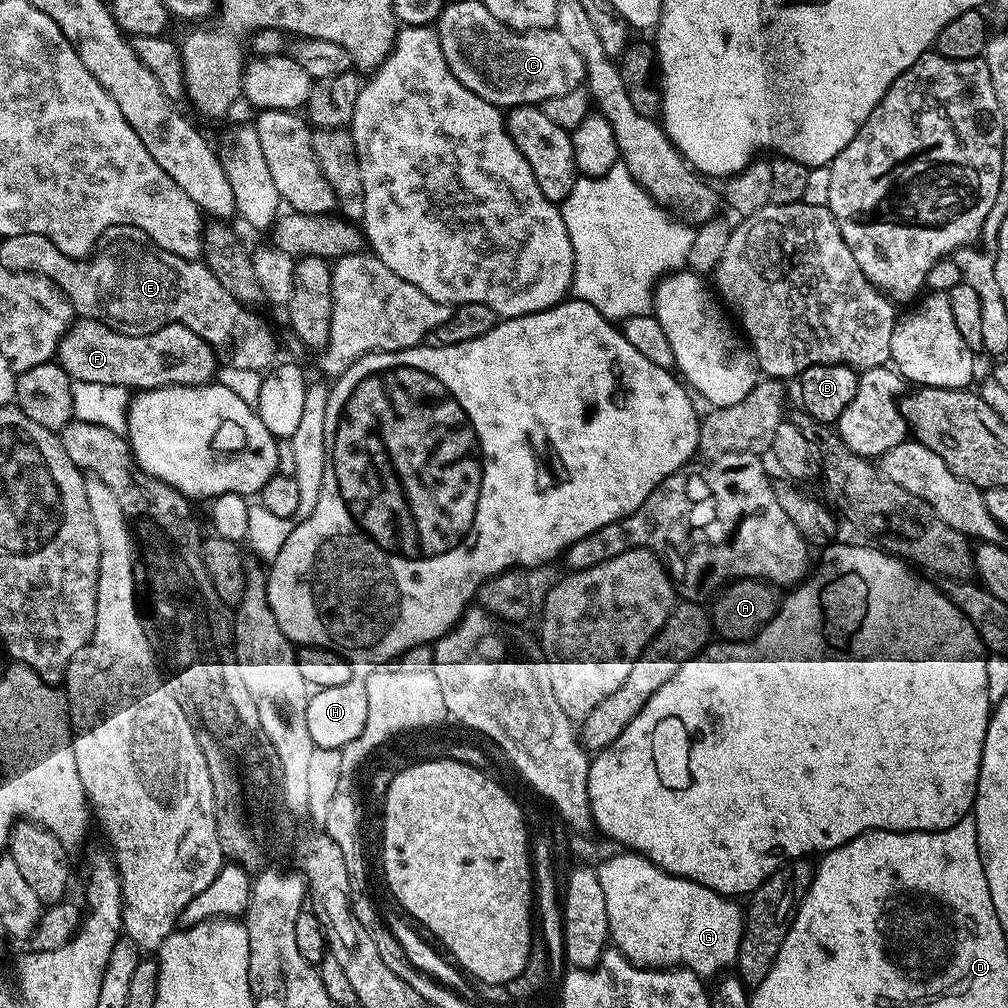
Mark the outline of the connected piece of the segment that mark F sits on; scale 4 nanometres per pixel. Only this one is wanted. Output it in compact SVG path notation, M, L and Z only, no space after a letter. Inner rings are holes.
M80 318L60 339L55 359L72 381L102 382L129 390L207 384L218 369L216 351L181 324L167 324L145 336L131 336L97 320Z

